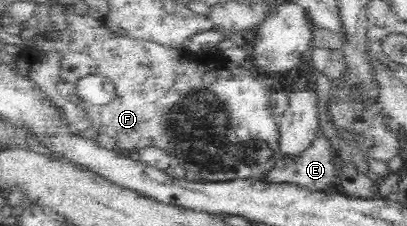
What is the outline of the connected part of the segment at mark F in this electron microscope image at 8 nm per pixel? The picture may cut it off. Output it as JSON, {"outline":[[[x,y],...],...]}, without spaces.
{"outline":[[[98,20],[90,25],[91,36],[87,38],[82,31],[74,31],[70,33],[68,26],[55,26],[58,32],[58,39],[60,40],[60,47],[56,50],[60,58],[60,79],[57,83],[57,90],[67,98],[77,99],[75,87],[77,81],[87,75],[93,73],[109,77],[115,85],[115,96],[109,104],[94,105],[81,103],[83,108],[87,111],[87,118],[90,119],[90,133],[109,145],[111,149],[122,155],[136,155],[136,152],[144,147],[157,147],[163,149],[184,172],[184,177],[194,182],[220,182],[220,181],[234,181],[234,179],[257,179],[261,178],[270,172],[274,165],[283,156],[278,145],[279,131],[278,121],[272,113],[271,95],[276,93],[281,84],[274,76],[260,70],[260,69],[244,69],[244,61],[238,67],[220,67],[218,63],[212,61],[198,61],[198,59],[186,59],[182,57],[182,49],[171,48],[170,46],[162,45],[153,41],[132,39],[126,36],[118,36],[110,29],[107,29],[102,21]]]}

